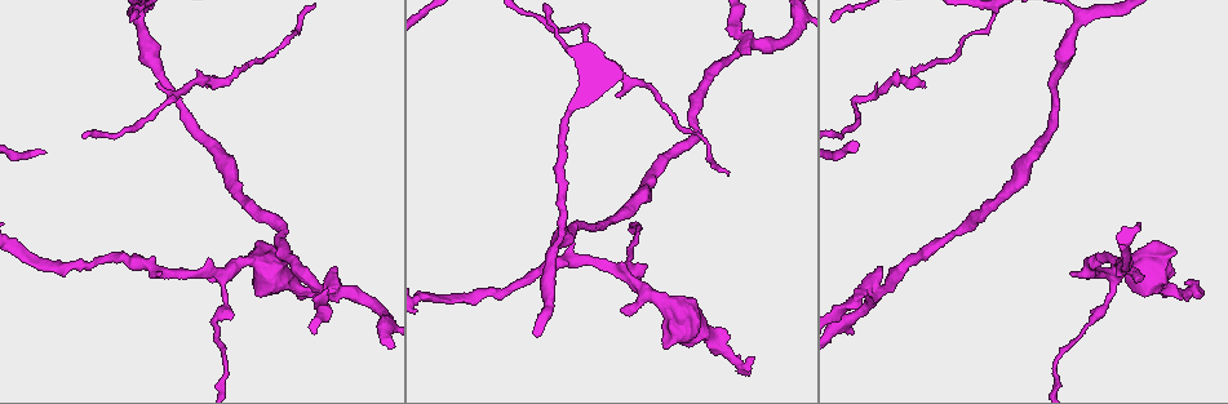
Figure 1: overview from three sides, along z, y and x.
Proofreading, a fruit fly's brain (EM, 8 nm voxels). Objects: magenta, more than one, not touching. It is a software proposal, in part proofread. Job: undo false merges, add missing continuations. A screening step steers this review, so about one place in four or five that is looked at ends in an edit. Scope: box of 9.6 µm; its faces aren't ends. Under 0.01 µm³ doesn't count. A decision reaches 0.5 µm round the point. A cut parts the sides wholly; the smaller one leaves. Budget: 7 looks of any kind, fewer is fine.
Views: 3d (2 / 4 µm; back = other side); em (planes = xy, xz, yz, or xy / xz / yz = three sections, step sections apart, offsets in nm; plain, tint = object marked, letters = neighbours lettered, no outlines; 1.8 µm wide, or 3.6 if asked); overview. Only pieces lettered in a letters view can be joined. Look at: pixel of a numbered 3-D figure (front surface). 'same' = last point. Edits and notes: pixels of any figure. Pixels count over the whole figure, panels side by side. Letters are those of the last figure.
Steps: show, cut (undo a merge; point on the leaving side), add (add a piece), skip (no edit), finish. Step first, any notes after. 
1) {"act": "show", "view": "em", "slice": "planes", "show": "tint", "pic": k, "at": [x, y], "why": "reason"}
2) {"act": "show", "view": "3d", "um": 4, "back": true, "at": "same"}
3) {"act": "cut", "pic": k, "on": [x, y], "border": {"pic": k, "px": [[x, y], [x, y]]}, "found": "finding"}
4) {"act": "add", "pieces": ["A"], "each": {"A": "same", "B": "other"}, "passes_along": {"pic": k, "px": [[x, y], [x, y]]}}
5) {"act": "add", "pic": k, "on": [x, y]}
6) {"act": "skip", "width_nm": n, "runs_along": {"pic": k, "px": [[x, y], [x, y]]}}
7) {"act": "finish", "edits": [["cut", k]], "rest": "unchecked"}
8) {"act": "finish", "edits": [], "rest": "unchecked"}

{"act": "show", "view": "3d", "um": 2, "pic": 1, "at": [168, 103], "why": "abrupt turn"}

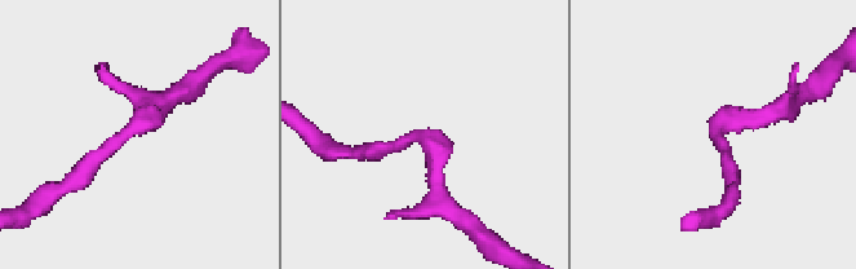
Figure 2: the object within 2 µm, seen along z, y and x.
{"act": "show", "view": "em", "um": 3.6, "slice": "planes", "show": "letters", "pic": 2, "at": [425, 136]}

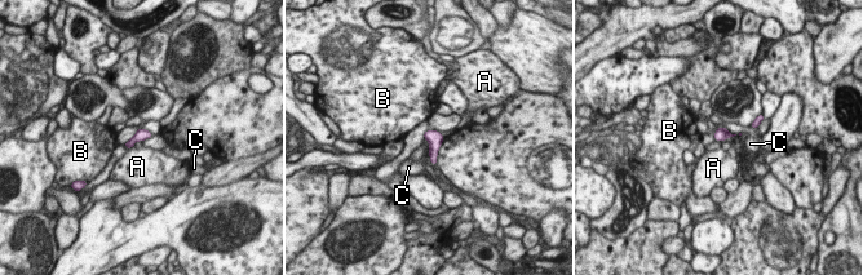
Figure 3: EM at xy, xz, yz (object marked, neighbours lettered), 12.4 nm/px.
{"act": "skip", "each": {"A": "other", "B": "other", "C": "other"}, "border": {"pic": 3, "px": [[133, 145], [127, 150]]}, "found": "all the same neuron"}

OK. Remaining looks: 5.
{"act": "show", "view": "3d", "um": 2, "pic": 1, "at": [912, 80], "why": "arms part here"}

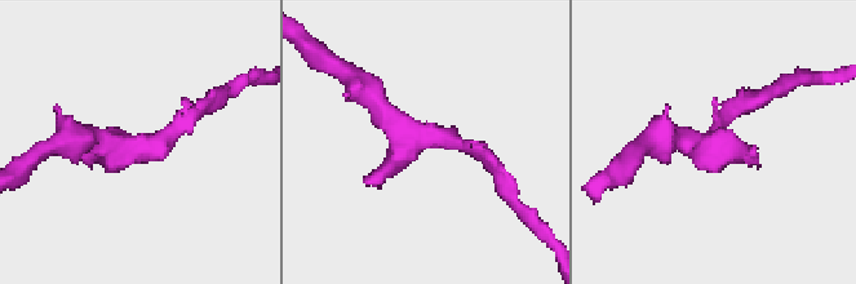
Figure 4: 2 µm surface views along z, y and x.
{"act": "show", "view": "em", "slice": "xz", "step": 4, "show": "tint", "pic": 4, "at": [116, 149], "why": "now the EM"}

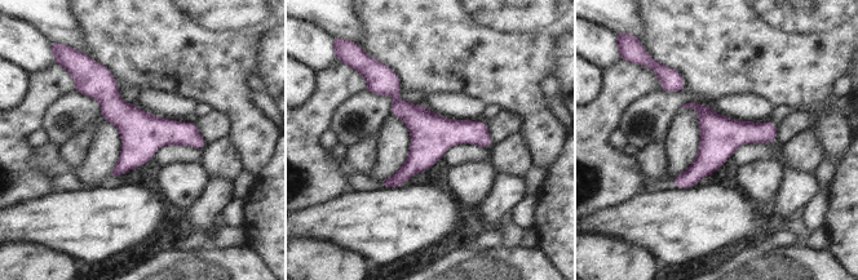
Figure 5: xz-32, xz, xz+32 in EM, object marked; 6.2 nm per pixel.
{"act": "show", "view": "em", "slice": "xz", "step": 4, "show": "letters", "at": "same"}

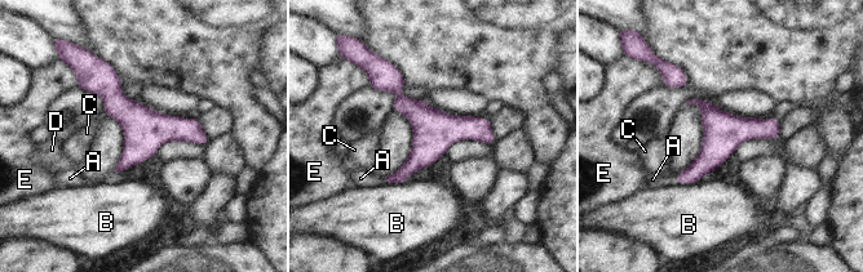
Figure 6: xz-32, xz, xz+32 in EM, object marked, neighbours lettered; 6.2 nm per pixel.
{"act": "add", "pieces": ["A"], "width_nm": 240, "each": {"A": "same", "B": "other", "C": "other", "D": "other", "E": "other"}, "passes_along": {"pic": 6, "px": [[420, 156], [389, 182], [361, 178]]}, "found": "it goes on there"}

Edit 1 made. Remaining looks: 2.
{"act": "finish", "edits": [["add", 6]], "rest": "unchecked"}

